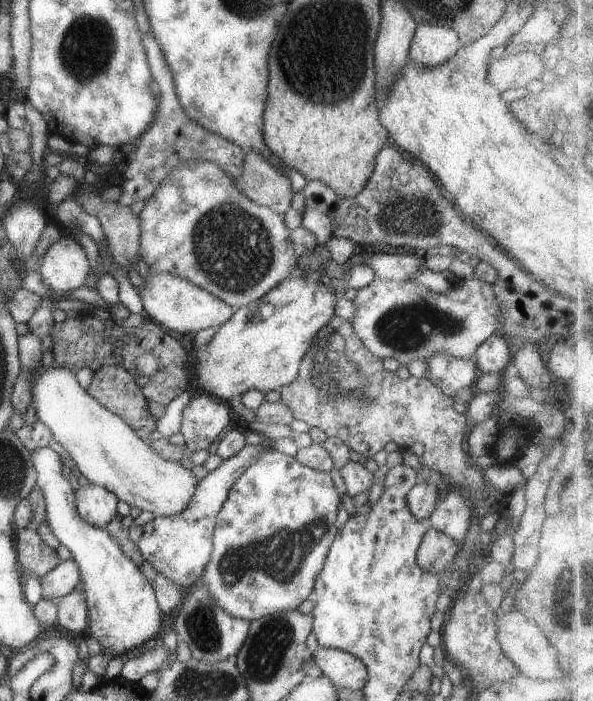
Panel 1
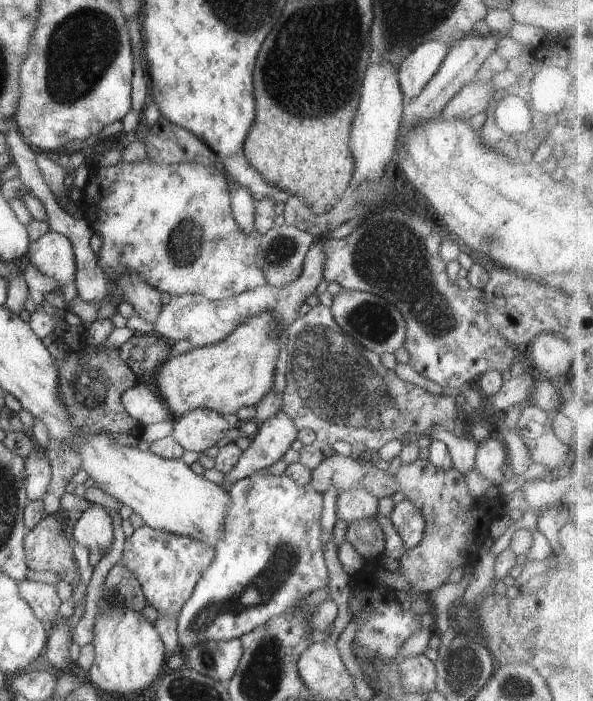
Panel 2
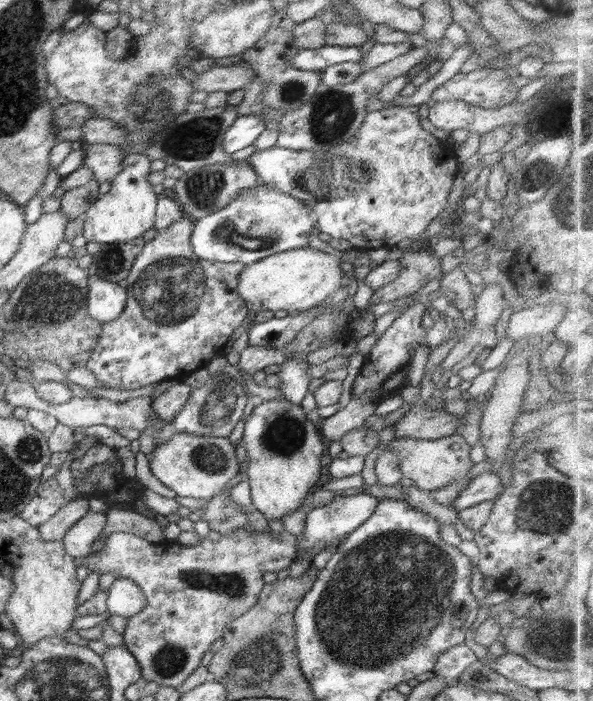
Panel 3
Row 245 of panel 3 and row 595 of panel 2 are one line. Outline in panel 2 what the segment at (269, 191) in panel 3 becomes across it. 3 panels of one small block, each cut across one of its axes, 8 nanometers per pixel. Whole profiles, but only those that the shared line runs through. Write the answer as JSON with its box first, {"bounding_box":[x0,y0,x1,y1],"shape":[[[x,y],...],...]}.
{"bounding_box":[176,470,328,655],"shape":[[[267,470],[237,480],[228,490],[230,502],[214,560],[196,583],[190,600],[184,604],[176,620],[179,653],[182,655],[198,642],[240,639],[243,634],[264,624],[268,618],[292,611],[298,602],[302,602],[314,590],[328,587],[320,522],[323,496],[318,491],[312,490],[310,485],[300,486],[299,482],[284,473],[272,476]]]}

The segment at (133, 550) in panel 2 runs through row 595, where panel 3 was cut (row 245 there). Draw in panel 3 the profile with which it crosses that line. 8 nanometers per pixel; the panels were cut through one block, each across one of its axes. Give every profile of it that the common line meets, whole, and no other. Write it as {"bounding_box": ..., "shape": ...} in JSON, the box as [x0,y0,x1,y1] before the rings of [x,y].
{"bounding_box":[85,216,249,390],"shape":[[[184,216],[170,227],[157,230],[154,239],[145,242],[136,255],[126,278],[126,307],[116,320],[101,324],[100,339],[85,366],[110,389],[136,390],[169,379],[184,380],[196,369],[206,367],[214,356],[224,354],[230,335],[238,326],[247,323],[249,308],[237,288],[237,275],[246,265],[215,263],[194,256],[190,243],[194,224],[190,216]]]}

